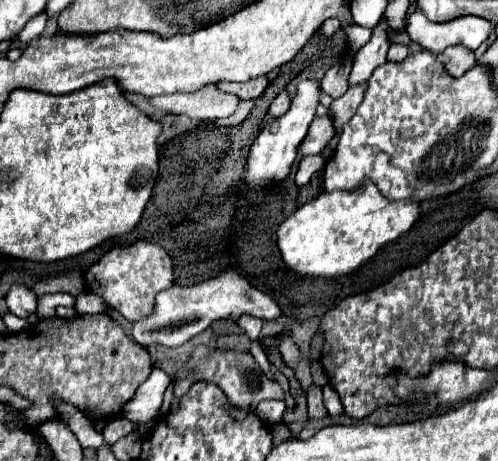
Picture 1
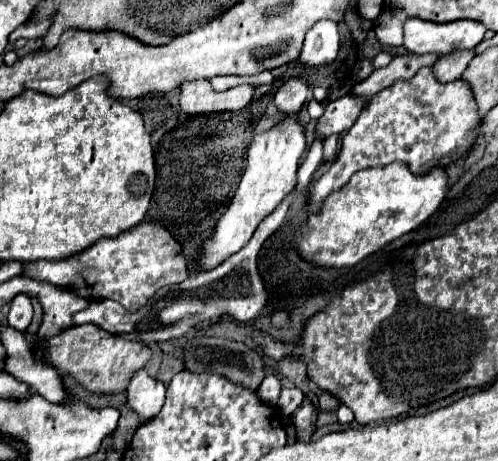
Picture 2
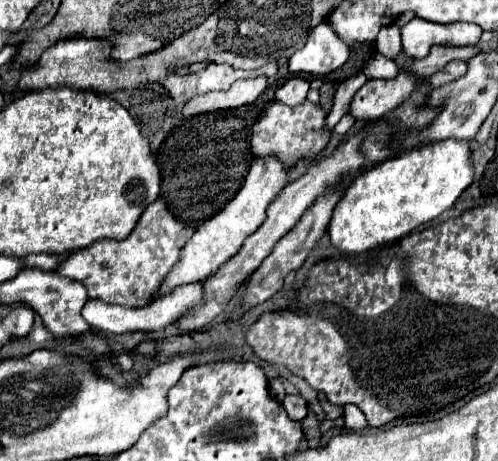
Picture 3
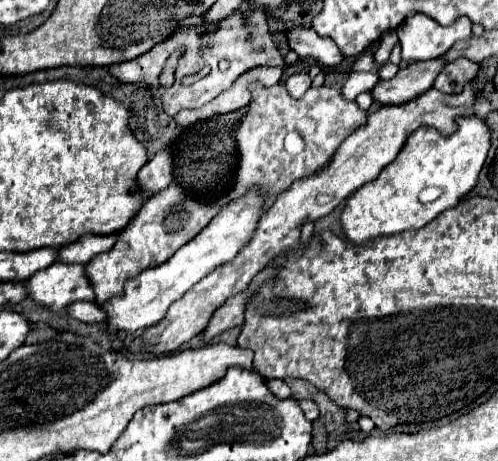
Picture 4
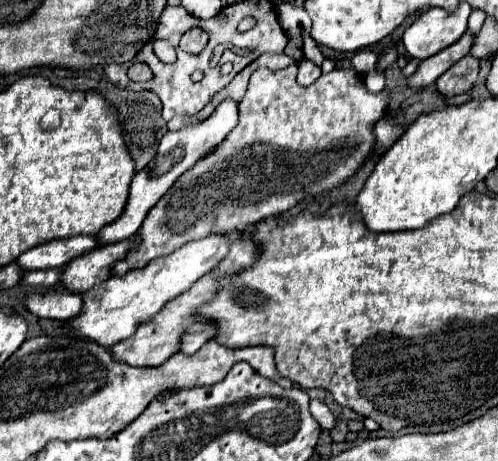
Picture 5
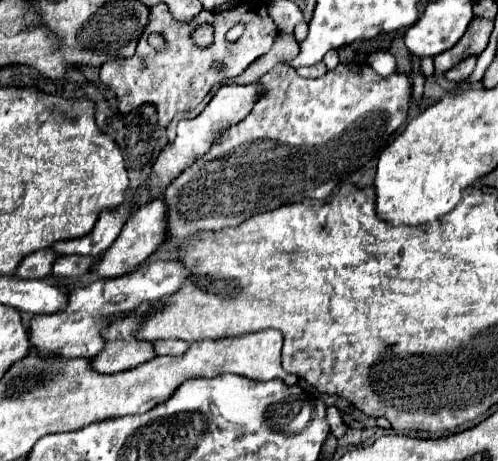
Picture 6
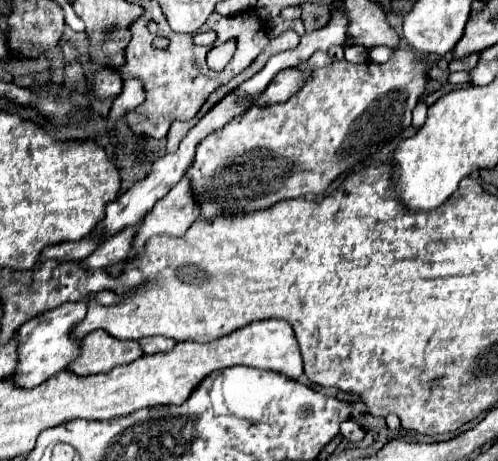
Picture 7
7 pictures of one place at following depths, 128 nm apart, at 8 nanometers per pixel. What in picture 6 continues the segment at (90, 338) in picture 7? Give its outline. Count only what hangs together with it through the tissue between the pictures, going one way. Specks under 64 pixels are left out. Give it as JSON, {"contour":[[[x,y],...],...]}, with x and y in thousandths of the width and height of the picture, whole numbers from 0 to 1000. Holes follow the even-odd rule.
{"contour":[[[273,677],[265,690],[229,694],[217,703],[217,711],[209,711],[209,755],[189,777],[181,777],[185,798],[209,811],[233,811],[309,777],[313,768],[305,742],[269,733],[285,694],[289,681]]]}

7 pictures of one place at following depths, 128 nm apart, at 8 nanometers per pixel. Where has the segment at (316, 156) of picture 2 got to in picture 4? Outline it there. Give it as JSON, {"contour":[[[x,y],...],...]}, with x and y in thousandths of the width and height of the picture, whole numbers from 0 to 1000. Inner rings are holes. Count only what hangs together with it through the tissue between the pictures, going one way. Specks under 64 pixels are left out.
{"contour":[[[743,152],[735,161],[723,161],[723,156],[707,156],[703,169],[695,174],[691,182],[691,213],[699,217],[715,217],[715,208],[723,200],[735,200],[735,195],[747,195],[751,182],[759,182],[763,165],[759,165],[759,152]]]}

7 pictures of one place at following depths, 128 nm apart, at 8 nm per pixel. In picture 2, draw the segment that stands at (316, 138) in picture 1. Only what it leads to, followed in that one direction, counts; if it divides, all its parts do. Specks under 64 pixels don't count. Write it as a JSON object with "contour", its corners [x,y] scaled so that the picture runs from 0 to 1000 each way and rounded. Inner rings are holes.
{"contour":[[[695,204],[679,217],[659,221],[655,243],[635,273],[635,291],[663,295],[663,291],[695,286],[715,265],[715,252],[723,252],[723,243],[735,230],[739,230],[735,213],[719,213],[719,208],[707,208],[707,204]]]}

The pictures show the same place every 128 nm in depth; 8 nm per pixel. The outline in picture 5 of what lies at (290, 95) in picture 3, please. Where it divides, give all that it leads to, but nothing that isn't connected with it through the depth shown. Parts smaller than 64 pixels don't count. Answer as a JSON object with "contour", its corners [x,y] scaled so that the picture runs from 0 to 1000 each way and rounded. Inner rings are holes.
{"contour":[[[606,126],[598,143],[602,143],[602,152],[598,152],[598,182],[602,182],[602,187],[622,187],[622,182],[631,182],[631,174],[647,161],[643,143],[635,143],[631,134],[622,134],[622,130],[614,130],[614,126]]]}

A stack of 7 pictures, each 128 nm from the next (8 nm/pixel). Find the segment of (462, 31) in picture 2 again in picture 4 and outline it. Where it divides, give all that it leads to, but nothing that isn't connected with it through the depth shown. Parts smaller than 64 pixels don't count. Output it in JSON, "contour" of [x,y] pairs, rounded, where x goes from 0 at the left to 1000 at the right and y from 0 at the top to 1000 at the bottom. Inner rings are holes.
{"contour":[[[831,30],[795,61],[807,100],[807,126],[815,134],[880,126],[900,113],[912,91],[944,82],[944,56],[948,48],[936,35],[924,35],[924,43],[916,43],[908,56],[884,56],[855,30]]]}

